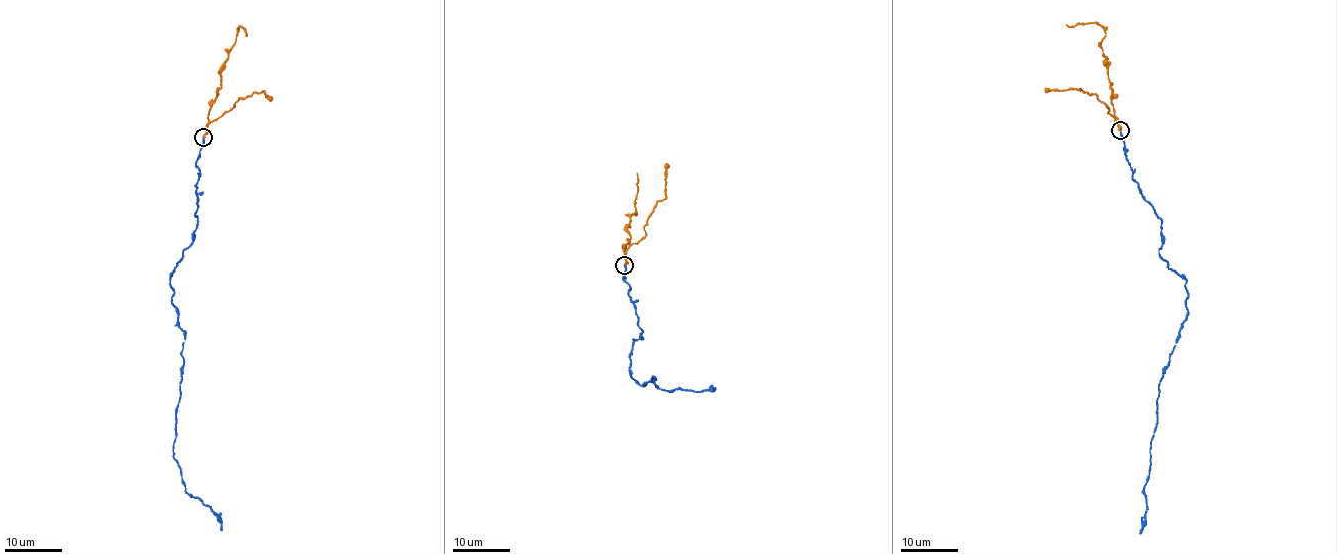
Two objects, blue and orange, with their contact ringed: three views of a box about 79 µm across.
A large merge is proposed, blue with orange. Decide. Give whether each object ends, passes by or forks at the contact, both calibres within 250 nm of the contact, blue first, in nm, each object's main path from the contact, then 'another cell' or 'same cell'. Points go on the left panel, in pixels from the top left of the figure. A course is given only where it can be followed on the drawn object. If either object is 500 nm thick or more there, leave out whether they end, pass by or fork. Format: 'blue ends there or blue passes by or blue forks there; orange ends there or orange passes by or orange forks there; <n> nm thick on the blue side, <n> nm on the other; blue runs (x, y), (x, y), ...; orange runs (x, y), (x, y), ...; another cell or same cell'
blue ends there; orange ends there; 200 nm thick on the blue side, 240 nm on the other; blue runs (203, 137), (193, 241), (170, 278), (184, 336), (173, 459), (185, 491), (209, 507), (220, 530); orange runs (203, 137), (210, 104), (221, 86), (220, 69), (239, 26), (246, 34); same cell

